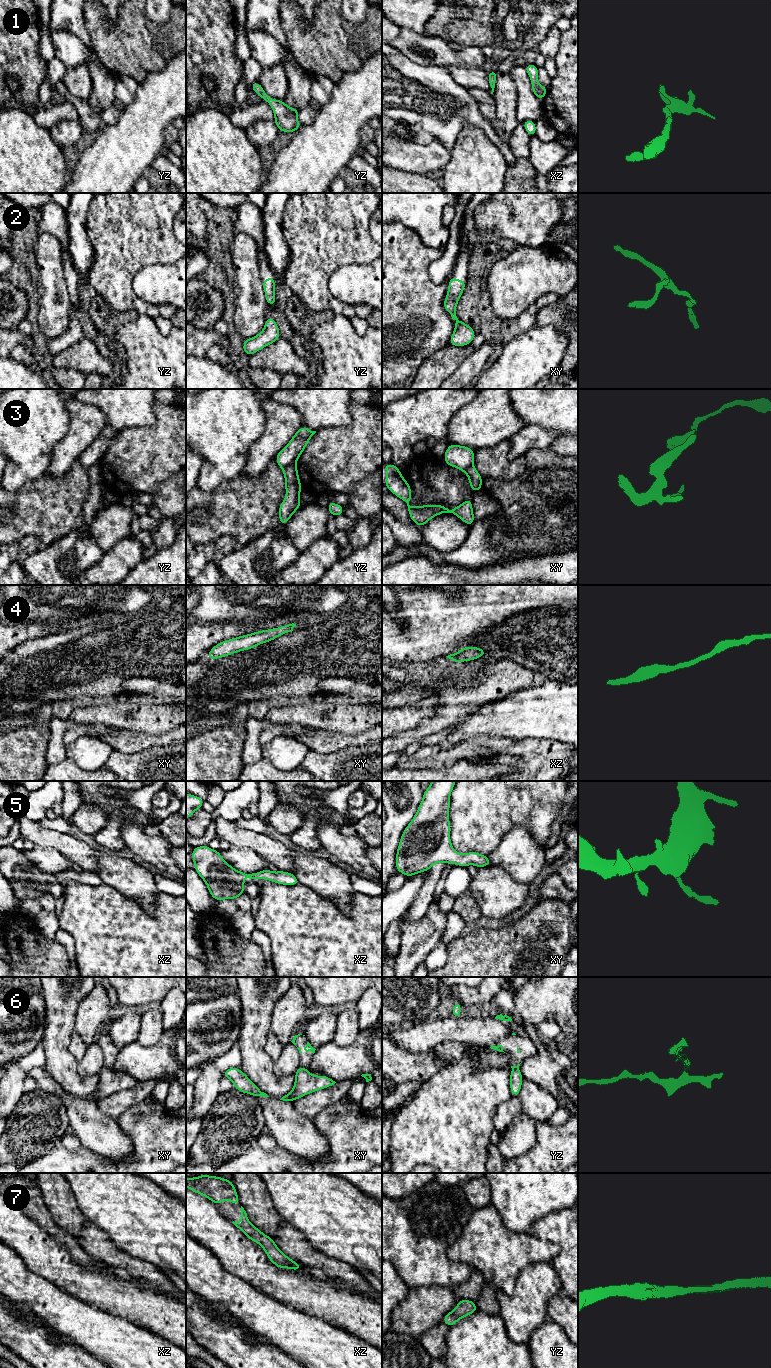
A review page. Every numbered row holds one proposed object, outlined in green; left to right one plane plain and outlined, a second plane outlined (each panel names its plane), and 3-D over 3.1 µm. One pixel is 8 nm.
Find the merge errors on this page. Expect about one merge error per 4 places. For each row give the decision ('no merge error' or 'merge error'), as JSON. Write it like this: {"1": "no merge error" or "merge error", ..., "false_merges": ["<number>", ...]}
{"1": "no merge error", "2": "no merge error", "3": "merge error", "4": "no merge error", "5": "no merge error", "6": "merge error", "7": "no merge error", "false_merges": ["3", "6"]}

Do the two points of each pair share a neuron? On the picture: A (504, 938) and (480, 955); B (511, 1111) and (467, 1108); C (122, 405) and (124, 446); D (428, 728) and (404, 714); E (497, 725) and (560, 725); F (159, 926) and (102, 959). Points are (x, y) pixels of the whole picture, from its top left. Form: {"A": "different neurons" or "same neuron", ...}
{"A": "same neuron", "B": "different neurons", "C": "different neurons", "D": "different neurons", "E": "same neuron", "F": "same neuron"}

